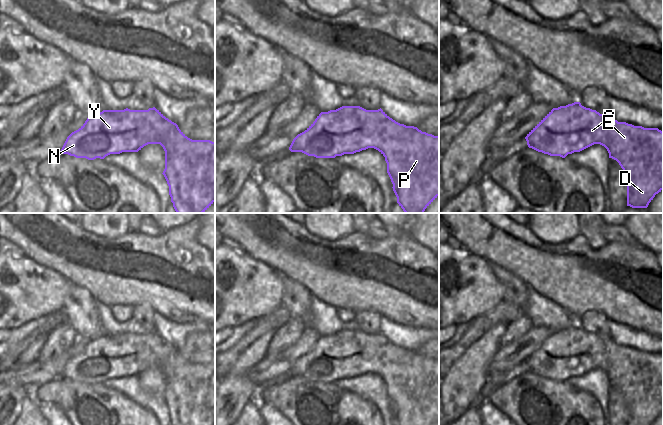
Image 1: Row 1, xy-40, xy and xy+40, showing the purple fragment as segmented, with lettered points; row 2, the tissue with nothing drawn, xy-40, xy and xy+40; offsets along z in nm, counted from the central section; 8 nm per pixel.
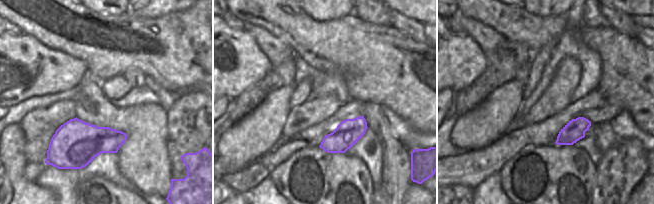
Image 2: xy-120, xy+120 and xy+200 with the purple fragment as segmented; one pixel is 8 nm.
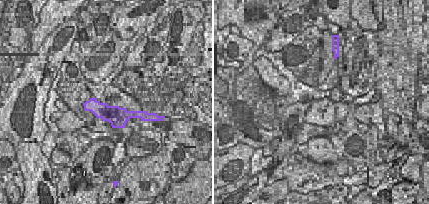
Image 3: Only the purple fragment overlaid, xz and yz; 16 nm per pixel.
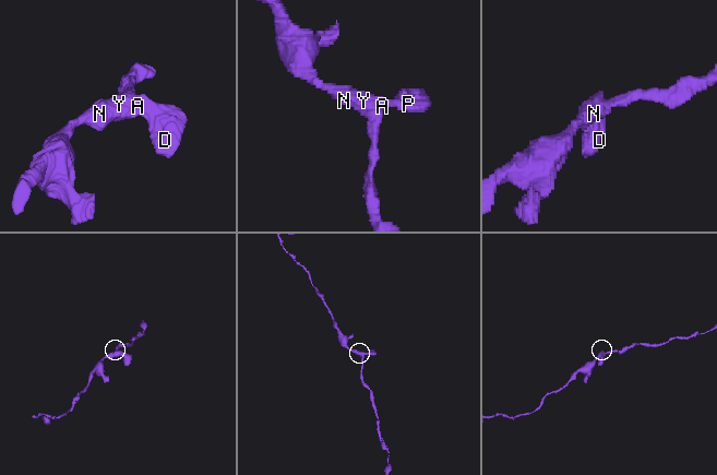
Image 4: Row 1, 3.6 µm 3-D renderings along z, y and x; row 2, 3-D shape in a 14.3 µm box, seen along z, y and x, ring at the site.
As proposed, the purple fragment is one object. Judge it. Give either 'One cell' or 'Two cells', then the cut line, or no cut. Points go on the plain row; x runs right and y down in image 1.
One cell. No split

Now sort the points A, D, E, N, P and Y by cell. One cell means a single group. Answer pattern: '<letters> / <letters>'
A D E N P Y

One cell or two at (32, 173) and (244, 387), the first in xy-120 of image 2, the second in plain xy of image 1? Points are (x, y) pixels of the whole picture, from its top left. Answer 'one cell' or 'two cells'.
two cells

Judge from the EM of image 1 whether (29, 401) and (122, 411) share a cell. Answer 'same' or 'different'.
different

